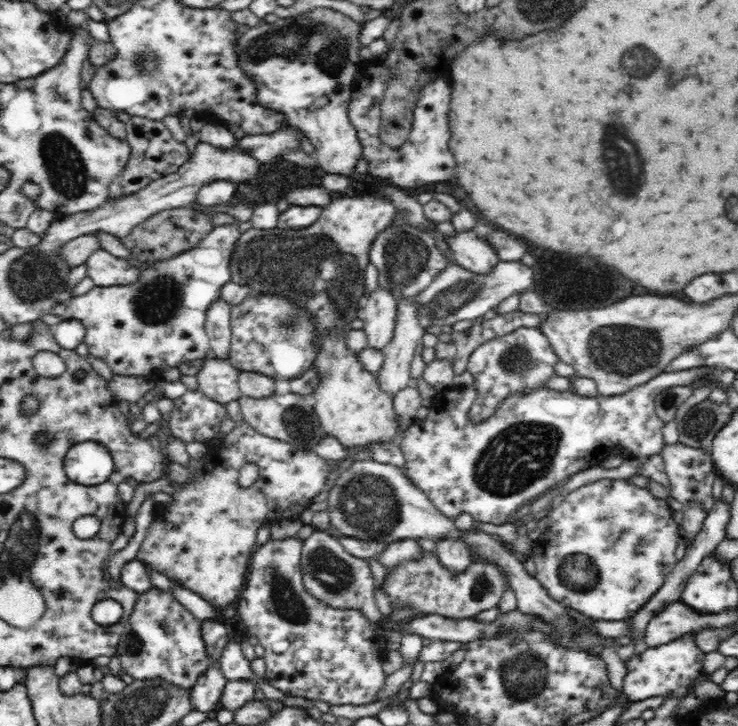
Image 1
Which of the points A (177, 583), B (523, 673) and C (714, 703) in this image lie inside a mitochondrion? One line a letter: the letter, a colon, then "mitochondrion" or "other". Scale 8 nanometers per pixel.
A: other
B: mitochondrion
C: other

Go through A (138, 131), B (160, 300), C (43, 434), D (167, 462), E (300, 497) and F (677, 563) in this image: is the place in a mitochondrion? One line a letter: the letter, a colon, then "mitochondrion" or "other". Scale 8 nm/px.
A: other
B: mitochondrion
C: mitochondrion
D: other
E: other
F: other

